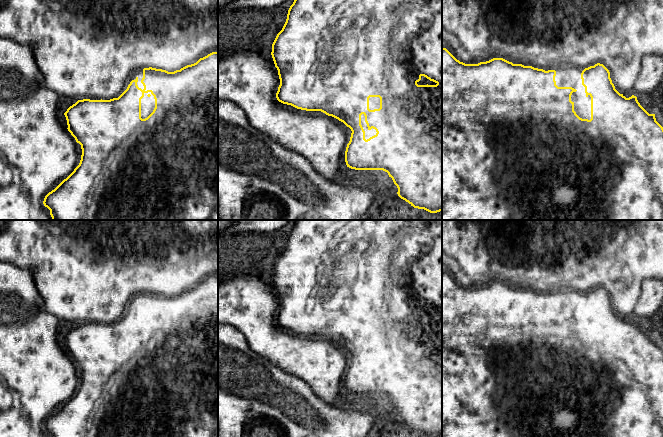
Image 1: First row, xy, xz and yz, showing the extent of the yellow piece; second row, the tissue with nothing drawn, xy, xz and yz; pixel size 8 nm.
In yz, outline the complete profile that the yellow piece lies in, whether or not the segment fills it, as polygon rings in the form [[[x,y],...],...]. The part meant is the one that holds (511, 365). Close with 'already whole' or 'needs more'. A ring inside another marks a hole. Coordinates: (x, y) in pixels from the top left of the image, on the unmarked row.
[[[442,272],[442,437],[663,437],[663,351],[656,345],[655,338],[649,338],[632,319],[626,322],[616,313],[609,294],[600,287],[585,292],[581,297],[586,321],[591,321],[591,343],[582,343],[574,335],[571,319],[577,314],[572,311],[558,311],[556,295],[513,288],[503,282],[493,282],[478,288],[465,288],[457,284],[446,272]]]; already whole

